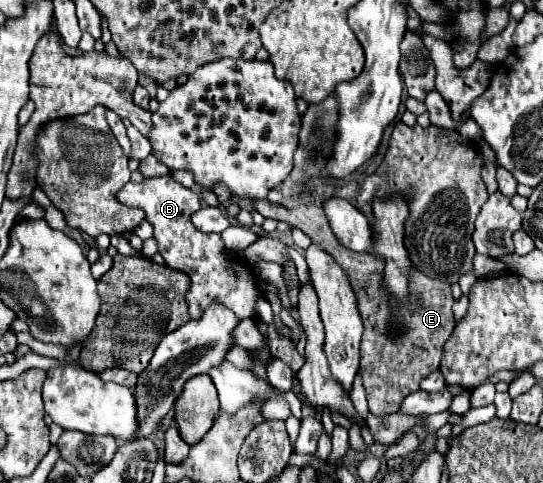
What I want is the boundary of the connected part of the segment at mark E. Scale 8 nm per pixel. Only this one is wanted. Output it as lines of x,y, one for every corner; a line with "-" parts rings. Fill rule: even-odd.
252,200
256,210
264,218
286,220
288,224
304,230
314,244
326,250
348,274
352,290
358,300
358,310
364,322
364,336
360,346
360,376
366,388
368,406
374,416
386,416
398,412
402,398
420,388
420,382
440,366
440,354
444,342
450,338
456,322
452,314
452,284
446,280
434,280
422,272
410,272
410,292
416,304
404,306
382,292
382,258
374,254
358,254
342,248
334,238
328,220
318,206
284,208
268,200

